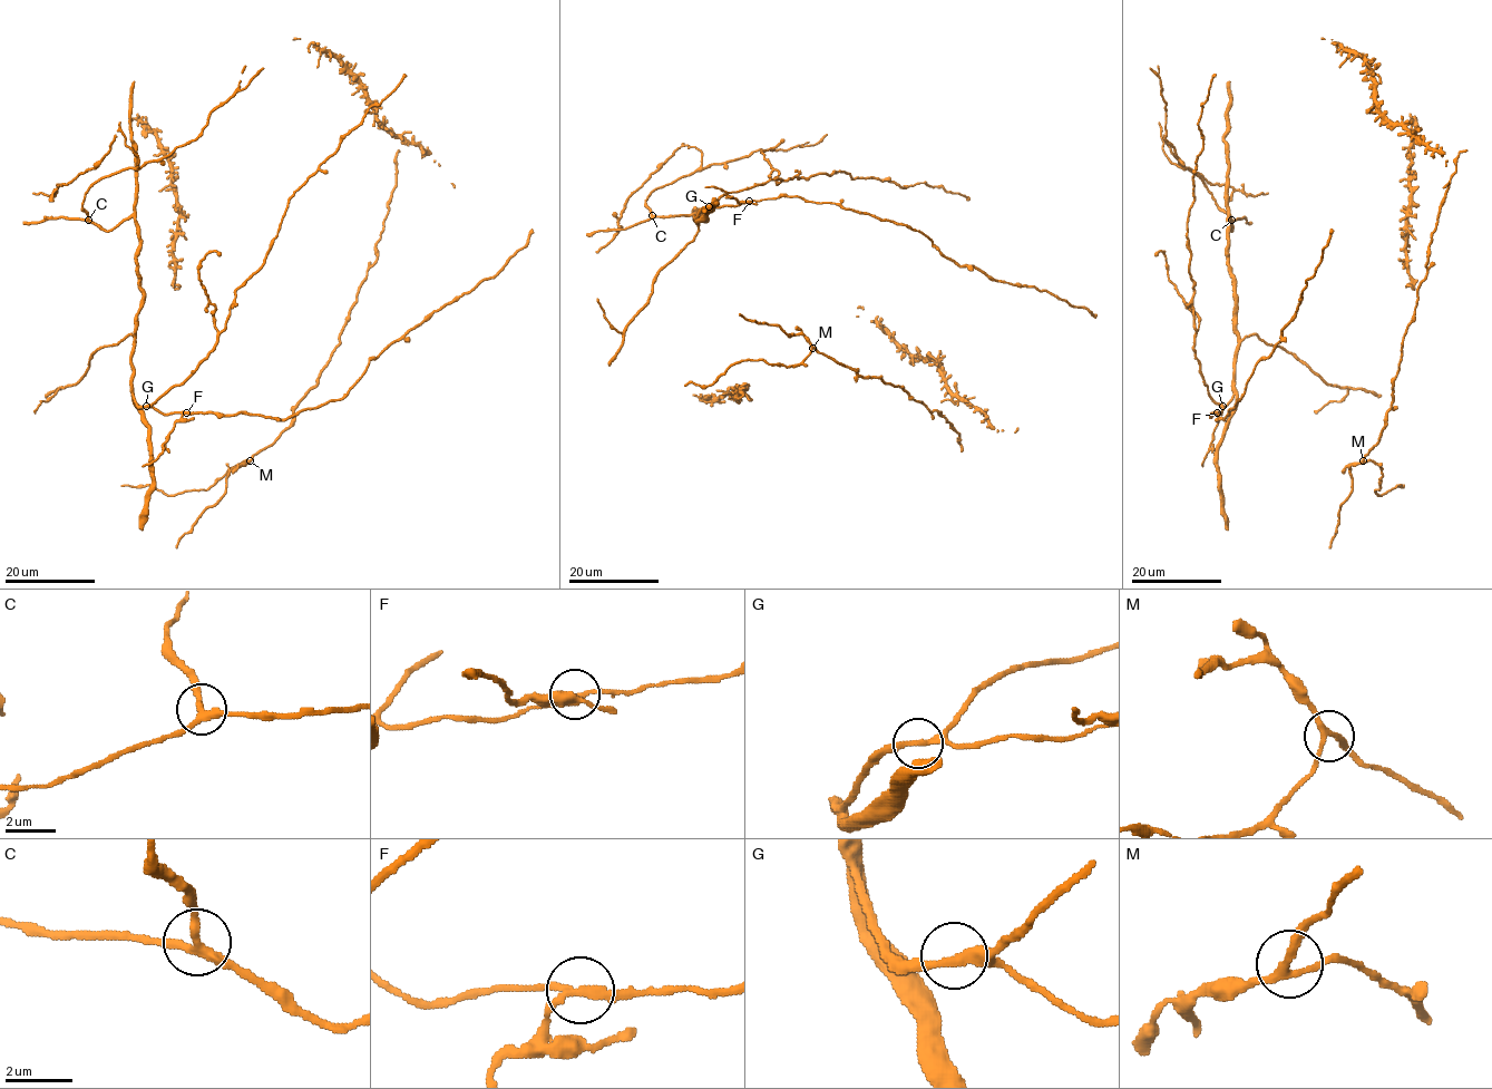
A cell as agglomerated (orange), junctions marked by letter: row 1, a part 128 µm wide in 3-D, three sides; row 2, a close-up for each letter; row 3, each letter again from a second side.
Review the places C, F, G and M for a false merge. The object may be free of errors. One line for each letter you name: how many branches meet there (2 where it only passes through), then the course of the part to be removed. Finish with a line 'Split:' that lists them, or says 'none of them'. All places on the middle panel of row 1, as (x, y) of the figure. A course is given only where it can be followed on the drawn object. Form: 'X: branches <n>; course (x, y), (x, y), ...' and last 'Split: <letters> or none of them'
F: branches 3; course (750, 201), (737, 202), (713, 186), (705, 187)
Split: F

